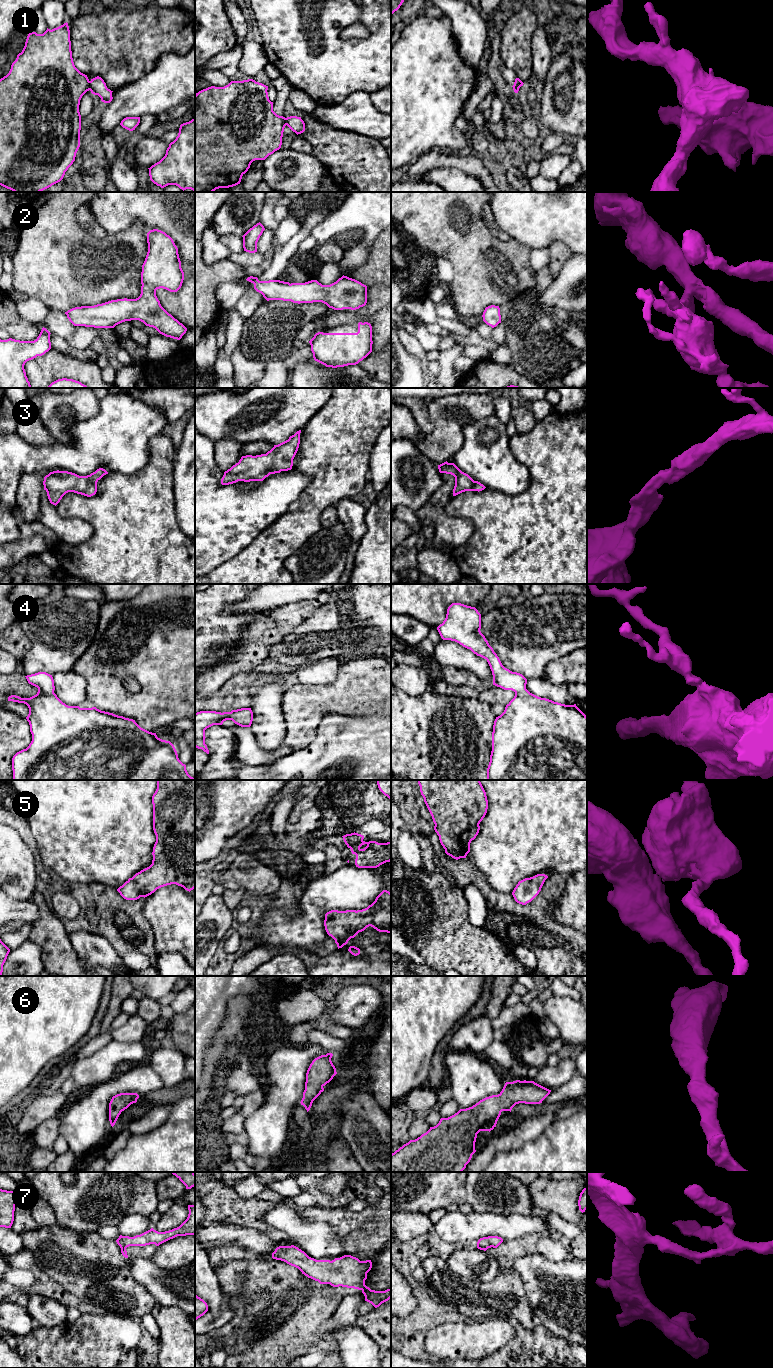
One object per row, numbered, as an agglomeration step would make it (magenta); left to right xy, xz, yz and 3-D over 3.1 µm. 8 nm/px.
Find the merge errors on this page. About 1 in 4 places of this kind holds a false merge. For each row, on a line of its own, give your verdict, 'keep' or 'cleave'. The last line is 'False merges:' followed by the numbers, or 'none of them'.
1: cleave
2: keep
3: keep
4: keep
5: keep
6: keep
7: keep
False merges: 1

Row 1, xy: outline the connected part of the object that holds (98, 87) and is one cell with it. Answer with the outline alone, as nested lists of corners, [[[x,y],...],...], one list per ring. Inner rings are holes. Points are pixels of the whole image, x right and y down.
[[[97,76],[90,81],[90,89],[92,94],[98,95],[104,103],[110,103],[113,99],[112,92],[107,88],[104,80]]]

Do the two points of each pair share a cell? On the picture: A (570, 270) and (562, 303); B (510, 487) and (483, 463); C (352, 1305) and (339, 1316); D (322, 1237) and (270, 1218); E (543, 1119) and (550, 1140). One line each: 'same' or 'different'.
A: same
B: same
C: same
D: same
E: different

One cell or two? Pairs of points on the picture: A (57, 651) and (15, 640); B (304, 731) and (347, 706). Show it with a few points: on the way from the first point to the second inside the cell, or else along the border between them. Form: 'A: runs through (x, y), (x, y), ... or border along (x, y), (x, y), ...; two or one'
A: border along (19, 625), (30, 642), (30, 649), (22, 660); two
B: runs through (312, 719), (325, 706), (335, 706); one

